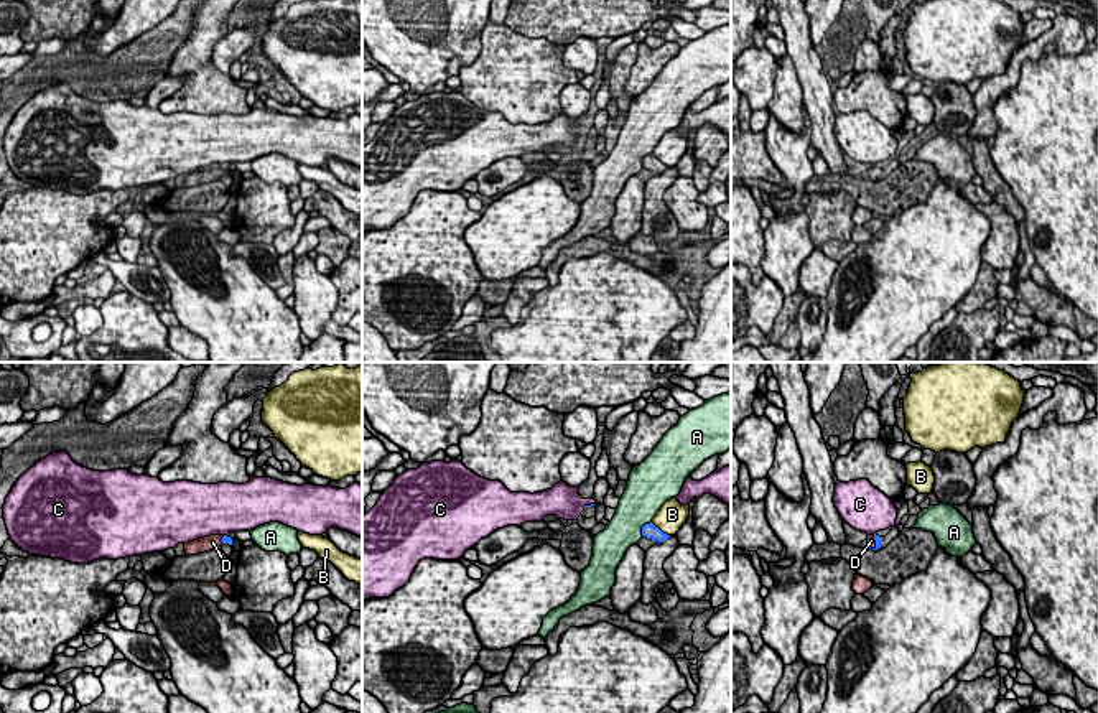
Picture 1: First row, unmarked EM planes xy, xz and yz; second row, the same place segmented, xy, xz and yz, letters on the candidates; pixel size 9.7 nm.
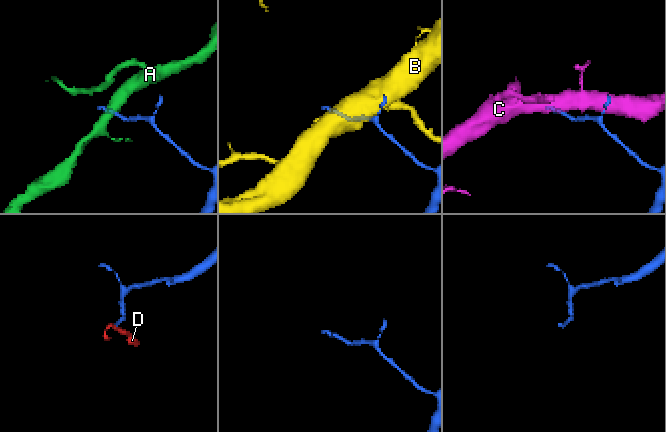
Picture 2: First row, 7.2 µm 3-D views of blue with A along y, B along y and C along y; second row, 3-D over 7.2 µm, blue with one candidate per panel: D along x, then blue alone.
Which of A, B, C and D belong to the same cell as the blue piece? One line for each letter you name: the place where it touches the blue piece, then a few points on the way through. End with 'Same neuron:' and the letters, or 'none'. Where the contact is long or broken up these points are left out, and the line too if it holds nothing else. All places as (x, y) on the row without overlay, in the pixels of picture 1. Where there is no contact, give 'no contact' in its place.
D: meets blue in yz at (876, 173); runs through yz (878, 170), (876, 173), (871, 172)
Same neuron: D

